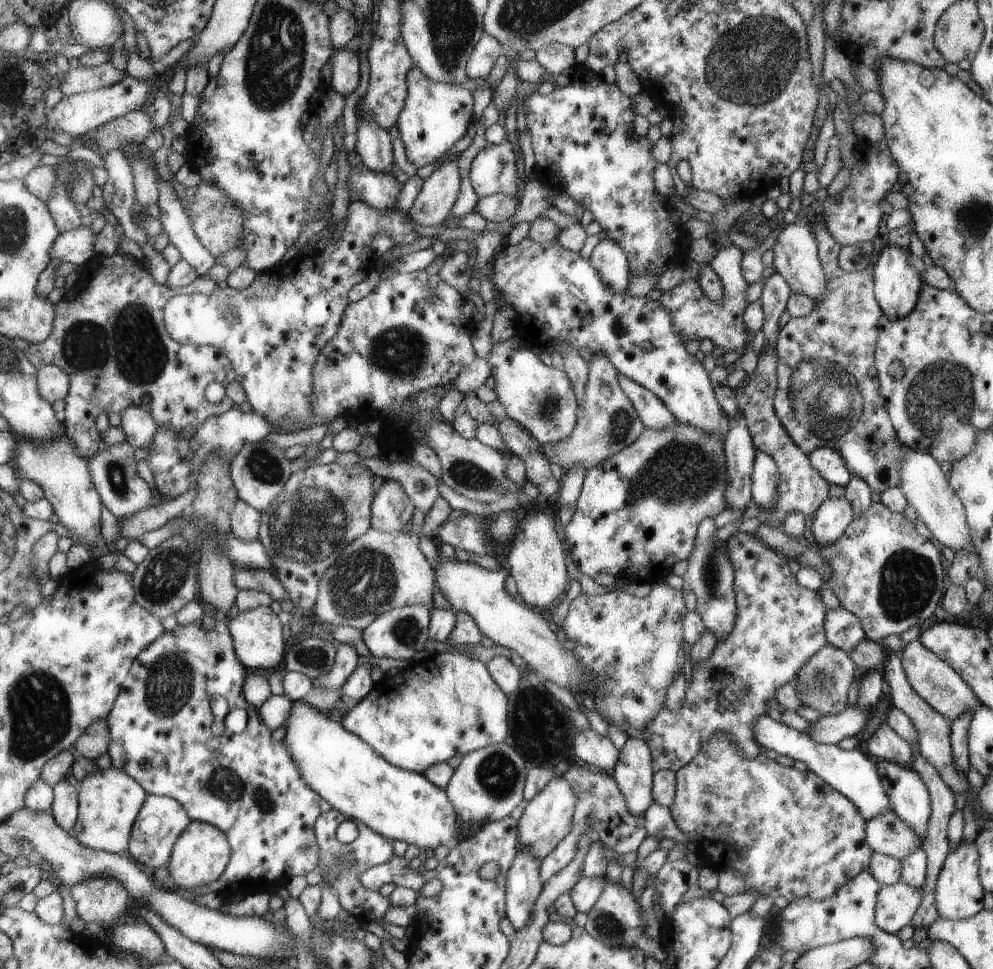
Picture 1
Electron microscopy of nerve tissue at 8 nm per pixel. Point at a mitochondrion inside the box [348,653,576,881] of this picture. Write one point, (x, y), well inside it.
(498, 775)

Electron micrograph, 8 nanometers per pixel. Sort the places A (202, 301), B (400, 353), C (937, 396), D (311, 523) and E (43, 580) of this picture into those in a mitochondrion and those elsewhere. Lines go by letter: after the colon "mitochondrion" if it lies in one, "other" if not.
A: other
B: mitochondrion
C: mitochondrion
D: mitochondrion
E: other

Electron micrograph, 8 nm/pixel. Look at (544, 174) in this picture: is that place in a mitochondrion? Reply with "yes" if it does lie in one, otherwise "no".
no

